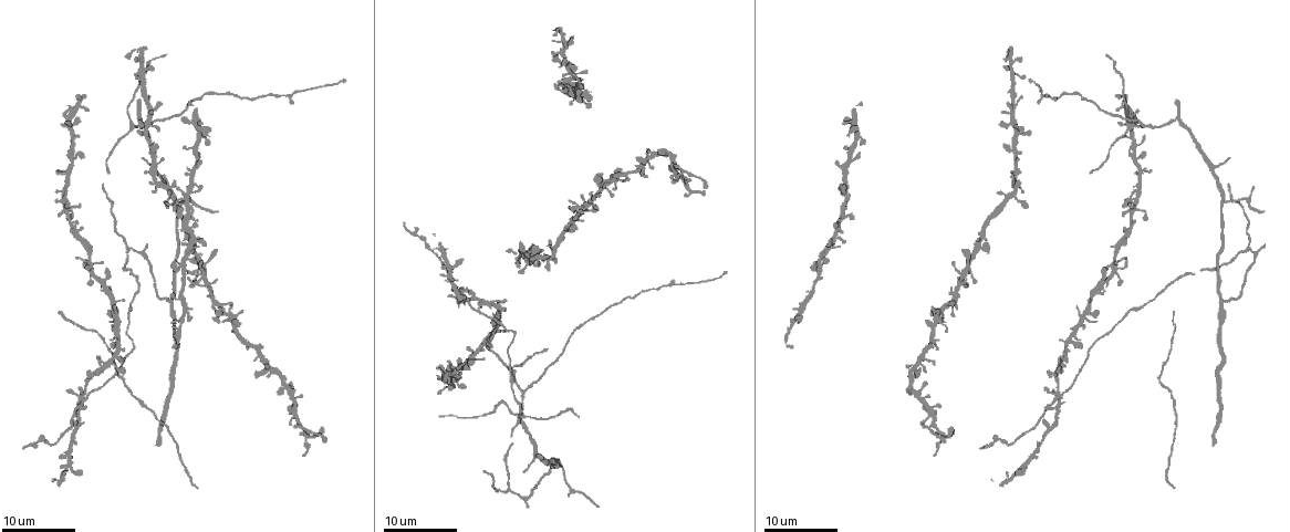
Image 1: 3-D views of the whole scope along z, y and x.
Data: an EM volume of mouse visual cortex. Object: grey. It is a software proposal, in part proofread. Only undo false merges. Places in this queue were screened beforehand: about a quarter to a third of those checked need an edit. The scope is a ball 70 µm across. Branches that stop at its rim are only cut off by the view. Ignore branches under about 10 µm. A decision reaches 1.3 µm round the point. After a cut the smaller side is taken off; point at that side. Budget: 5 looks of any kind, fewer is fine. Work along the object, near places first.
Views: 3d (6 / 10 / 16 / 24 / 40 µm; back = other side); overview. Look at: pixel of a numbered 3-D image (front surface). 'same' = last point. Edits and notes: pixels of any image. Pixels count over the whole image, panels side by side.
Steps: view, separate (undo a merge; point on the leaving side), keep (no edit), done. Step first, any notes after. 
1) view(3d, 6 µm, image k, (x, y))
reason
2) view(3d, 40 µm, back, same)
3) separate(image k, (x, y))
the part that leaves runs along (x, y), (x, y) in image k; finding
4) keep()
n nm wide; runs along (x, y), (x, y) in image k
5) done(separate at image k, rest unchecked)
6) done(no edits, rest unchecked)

view(3d, 24 µm, image 1, (1039, 421))
a fork

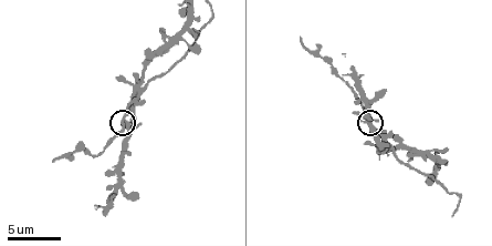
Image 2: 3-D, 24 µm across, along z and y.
view(3d, 6 µm, image 2, (122, 121))

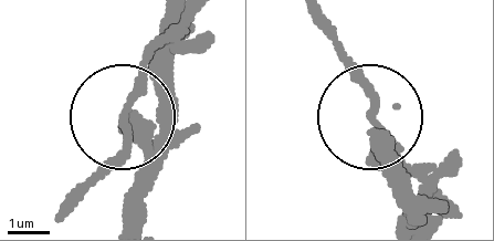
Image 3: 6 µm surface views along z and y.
keep()
250 nm wide; runs along (190, 12), (151, 54), (124, 149), (88, 188) in image 3; continuous, no second cell

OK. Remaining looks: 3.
view(3d, 6 µm, image 2, (140, 80))
looks like a crossing

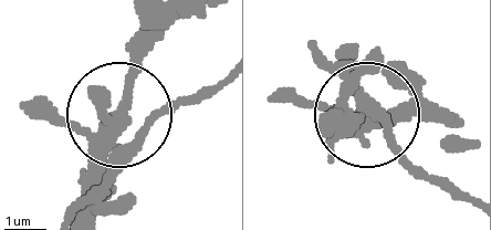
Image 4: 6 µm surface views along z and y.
keep()
side arm 18 µm; all the same cell

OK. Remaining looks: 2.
view(3d, 16 µm, image 1, (1224, 302))
arms part here

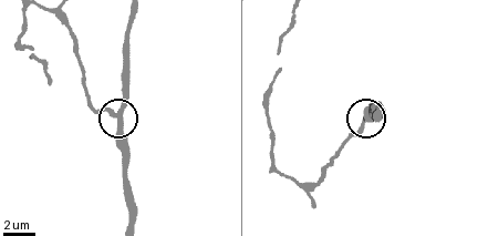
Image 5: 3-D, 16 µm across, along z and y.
view(3d, 6 µm, image 5, (118, 115))
closer look

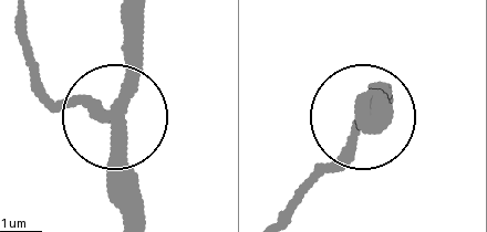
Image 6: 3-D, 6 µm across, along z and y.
keep()
3 arms; runs along (145, 13), (145, 55), (113, 129), (124, 221) in image 6; one cell here

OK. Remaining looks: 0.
done(no edits, rest unchecked)

